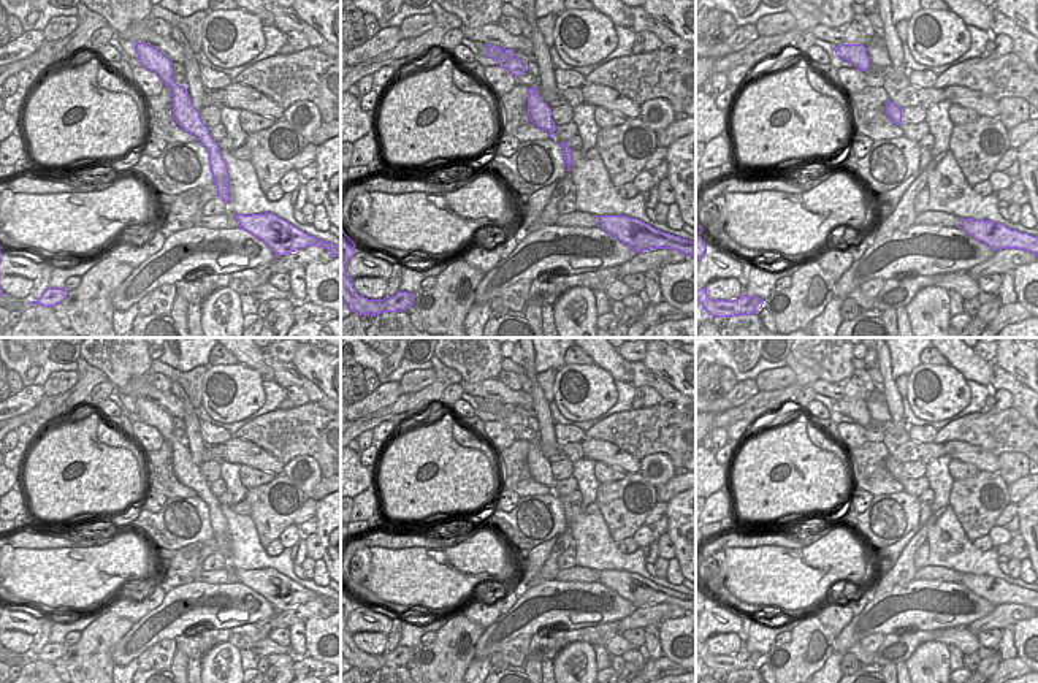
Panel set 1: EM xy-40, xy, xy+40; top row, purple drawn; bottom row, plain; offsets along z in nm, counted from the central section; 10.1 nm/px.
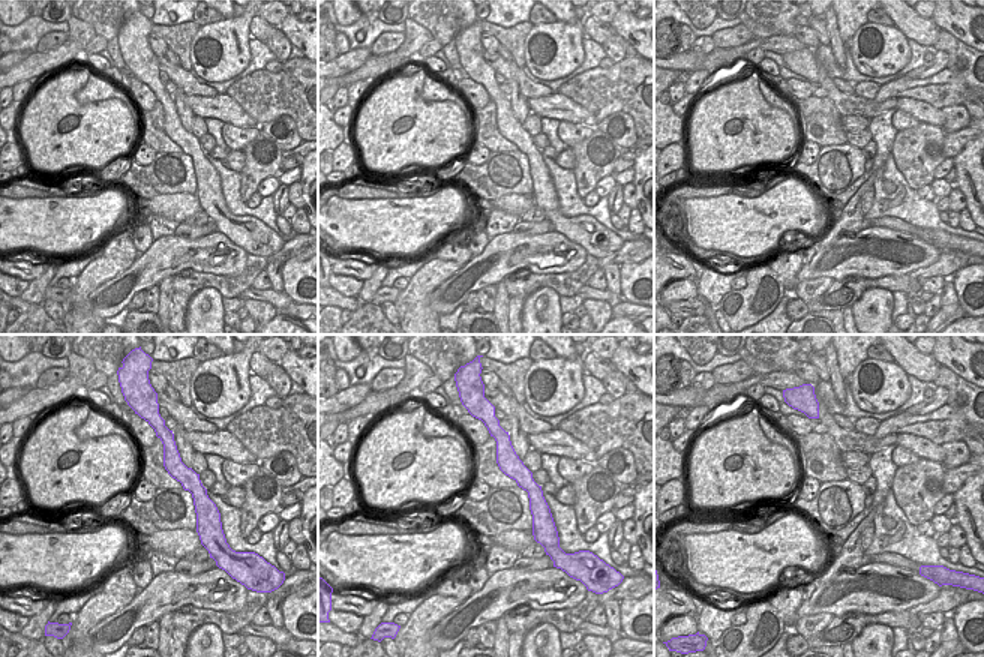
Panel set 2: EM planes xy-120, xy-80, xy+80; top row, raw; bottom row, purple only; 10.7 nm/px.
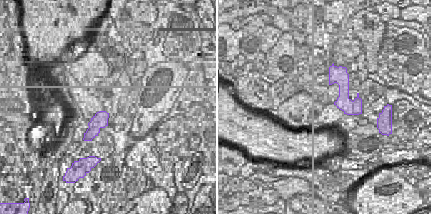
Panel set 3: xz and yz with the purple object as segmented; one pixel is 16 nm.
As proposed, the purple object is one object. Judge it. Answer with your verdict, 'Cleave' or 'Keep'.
Cleave.

